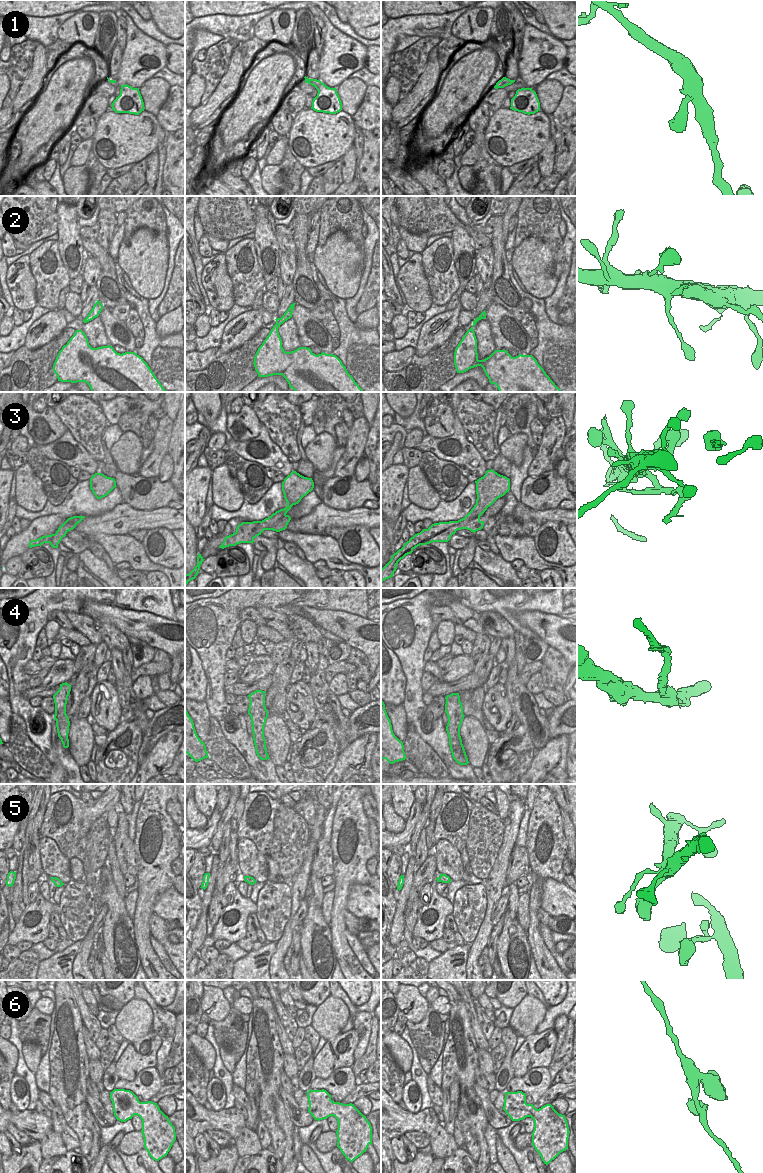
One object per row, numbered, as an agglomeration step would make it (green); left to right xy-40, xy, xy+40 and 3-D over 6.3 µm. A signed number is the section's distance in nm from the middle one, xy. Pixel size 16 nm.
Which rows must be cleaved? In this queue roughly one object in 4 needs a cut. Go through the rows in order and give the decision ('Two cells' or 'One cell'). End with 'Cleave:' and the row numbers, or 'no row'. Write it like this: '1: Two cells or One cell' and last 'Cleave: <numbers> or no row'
1: One cell
2: One cell
3: Two cells
4: Two cells
5: One cell
6: One cell
Cleave: 3, 4.

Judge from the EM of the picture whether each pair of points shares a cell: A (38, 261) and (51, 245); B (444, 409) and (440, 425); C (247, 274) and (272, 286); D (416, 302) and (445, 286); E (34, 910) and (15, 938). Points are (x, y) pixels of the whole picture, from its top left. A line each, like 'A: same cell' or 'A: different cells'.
A: same cell
B: same cell
C: different cells
D: different cells
E: same cell

